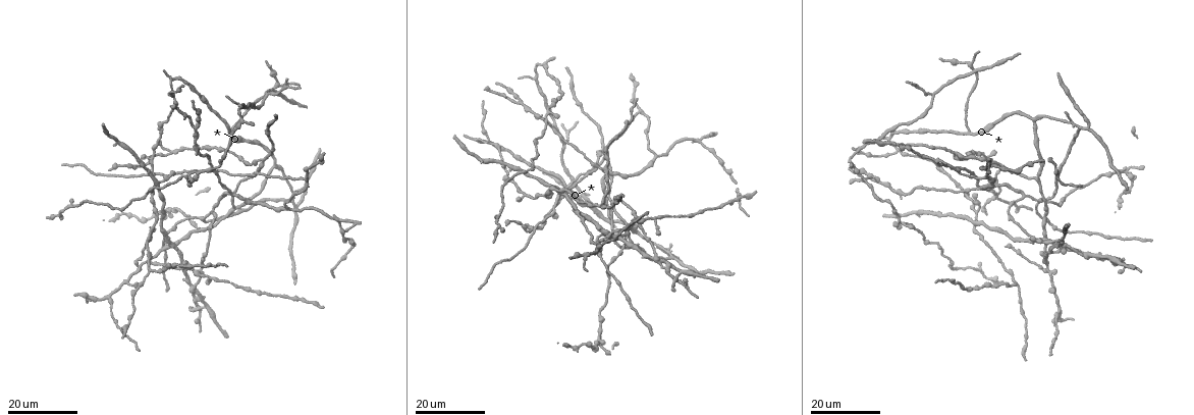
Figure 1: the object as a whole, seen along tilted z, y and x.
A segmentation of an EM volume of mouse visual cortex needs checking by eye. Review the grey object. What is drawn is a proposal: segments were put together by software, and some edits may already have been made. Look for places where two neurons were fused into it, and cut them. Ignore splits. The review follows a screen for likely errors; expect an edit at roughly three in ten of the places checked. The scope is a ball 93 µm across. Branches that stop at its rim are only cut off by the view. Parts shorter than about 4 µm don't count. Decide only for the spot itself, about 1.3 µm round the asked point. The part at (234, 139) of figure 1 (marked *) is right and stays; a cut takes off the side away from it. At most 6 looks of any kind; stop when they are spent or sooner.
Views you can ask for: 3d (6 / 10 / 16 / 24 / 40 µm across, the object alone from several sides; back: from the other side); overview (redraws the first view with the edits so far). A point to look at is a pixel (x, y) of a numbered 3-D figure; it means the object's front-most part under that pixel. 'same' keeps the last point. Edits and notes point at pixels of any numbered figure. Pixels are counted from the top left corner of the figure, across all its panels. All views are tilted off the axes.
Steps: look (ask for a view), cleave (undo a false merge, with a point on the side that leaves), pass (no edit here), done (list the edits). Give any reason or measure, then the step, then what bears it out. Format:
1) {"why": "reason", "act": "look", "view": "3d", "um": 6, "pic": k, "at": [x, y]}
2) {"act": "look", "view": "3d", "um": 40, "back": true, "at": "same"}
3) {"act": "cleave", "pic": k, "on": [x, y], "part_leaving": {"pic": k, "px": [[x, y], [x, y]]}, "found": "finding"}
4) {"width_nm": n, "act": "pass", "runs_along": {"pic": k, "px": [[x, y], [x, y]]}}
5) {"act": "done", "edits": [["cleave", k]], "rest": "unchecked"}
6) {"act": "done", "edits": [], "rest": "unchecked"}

{"why": "arms part here", "act": "look", "view": "3d", "um": 16, "pic": 1, "at": [263, 161]}

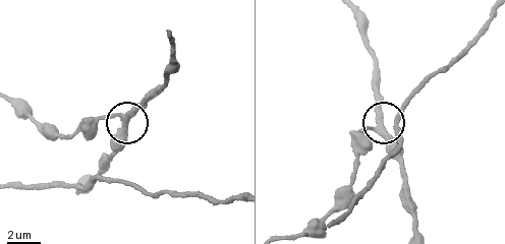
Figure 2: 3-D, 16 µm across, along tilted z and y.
{"act": "look", "view": "3d", "um": 10, "pic": 2, "at": [374, 127]}

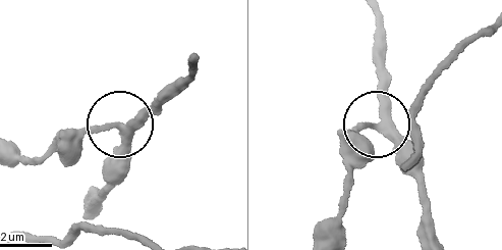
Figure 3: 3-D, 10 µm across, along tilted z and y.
{"width_nm": 280, "act": "pass", "found": "one neuron here"}

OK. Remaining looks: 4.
{"why": "three-way junction", "act": "look", "view": "3d", "um": 24, "pic": 1, "at": [195, 127]}

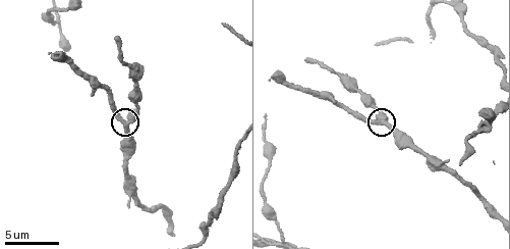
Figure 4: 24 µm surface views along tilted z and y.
{"act": "look", "view": "3d", "um": 6, "pic": 4, "at": [380, 121]}

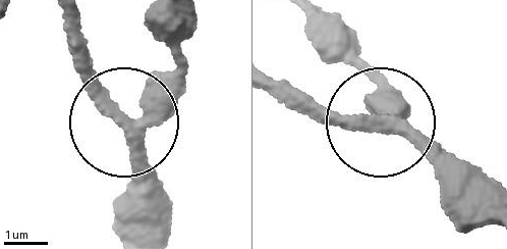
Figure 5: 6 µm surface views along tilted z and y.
{"width_nm": 300, "act": "pass", "found": "one neuron here"}

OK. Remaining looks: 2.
{"why": "three arms meet", "act": "look", "view": "3d", "um": 16, "pic": 1, "at": [303, 180]}

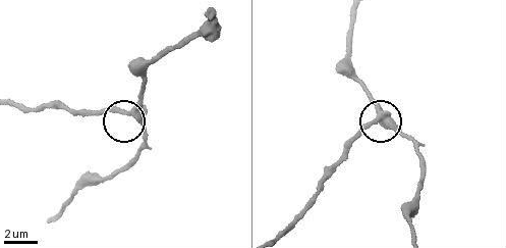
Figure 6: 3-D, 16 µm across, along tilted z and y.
{"act": "look", "view": "3d", "um": 6, "pic": 6, "at": [132, 114]}

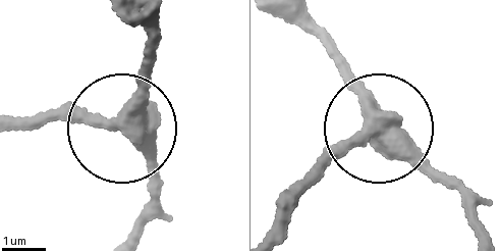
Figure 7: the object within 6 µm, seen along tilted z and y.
{"act": "cleave", "pic": 7, "on": [55, 110], "part_leaving": {"pic": 7, "px": [[116, 126], [24, 128]]}, "found": "a second neuron is stuck on"}

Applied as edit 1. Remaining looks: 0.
{"act": "done", "edits": [["cleave", 7]], "rest": "unchecked"}

